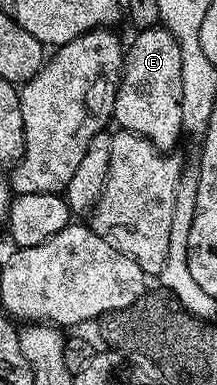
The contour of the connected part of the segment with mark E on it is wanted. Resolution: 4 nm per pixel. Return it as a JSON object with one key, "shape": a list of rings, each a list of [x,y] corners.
{"shape":[[[157,24],[148,30],[139,31],[137,38],[127,43],[124,55],[124,74],[120,78],[118,96],[114,100],[112,113],[115,125],[120,130],[128,130],[150,140],[159,150],[175,151],[176,141],[182,138],[182,52],[178,48],[178,40],[174,40],[171,32],[163,25]]]}

